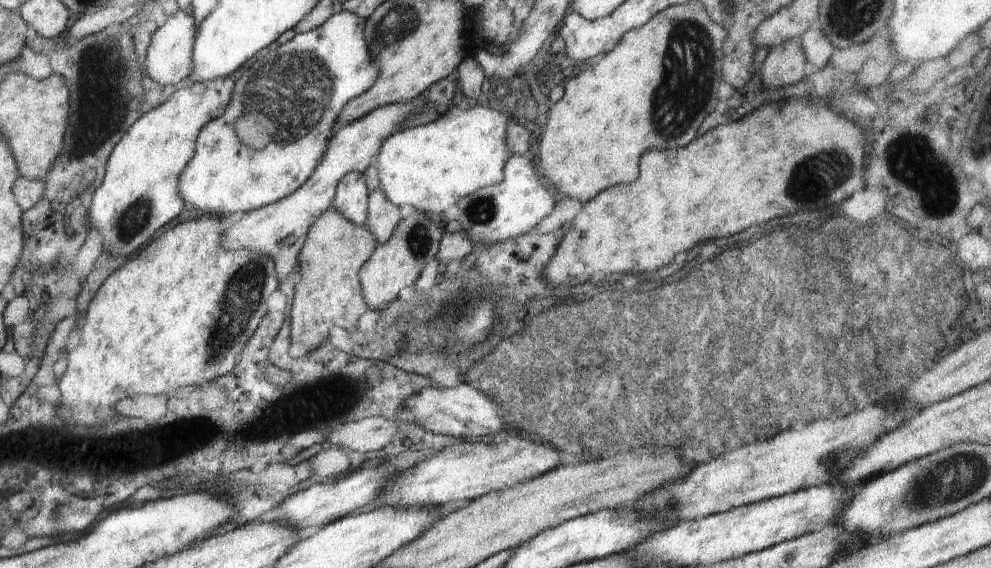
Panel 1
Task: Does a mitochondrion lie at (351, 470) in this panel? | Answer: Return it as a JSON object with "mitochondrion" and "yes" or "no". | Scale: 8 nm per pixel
{"mitochondrion":"no"}

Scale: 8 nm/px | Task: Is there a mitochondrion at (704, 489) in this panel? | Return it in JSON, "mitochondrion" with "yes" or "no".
{"mitochondrion":"no"}

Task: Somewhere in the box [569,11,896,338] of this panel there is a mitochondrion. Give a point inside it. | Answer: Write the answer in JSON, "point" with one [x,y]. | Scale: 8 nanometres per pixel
{"point":[683,94]}

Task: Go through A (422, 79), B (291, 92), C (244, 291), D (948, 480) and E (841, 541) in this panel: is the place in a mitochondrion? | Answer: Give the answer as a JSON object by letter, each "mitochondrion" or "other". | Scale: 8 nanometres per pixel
{"A":"other","B":"mitochondrion","C":"mitochondrion","D":"mitochondrion","E":"other"}

